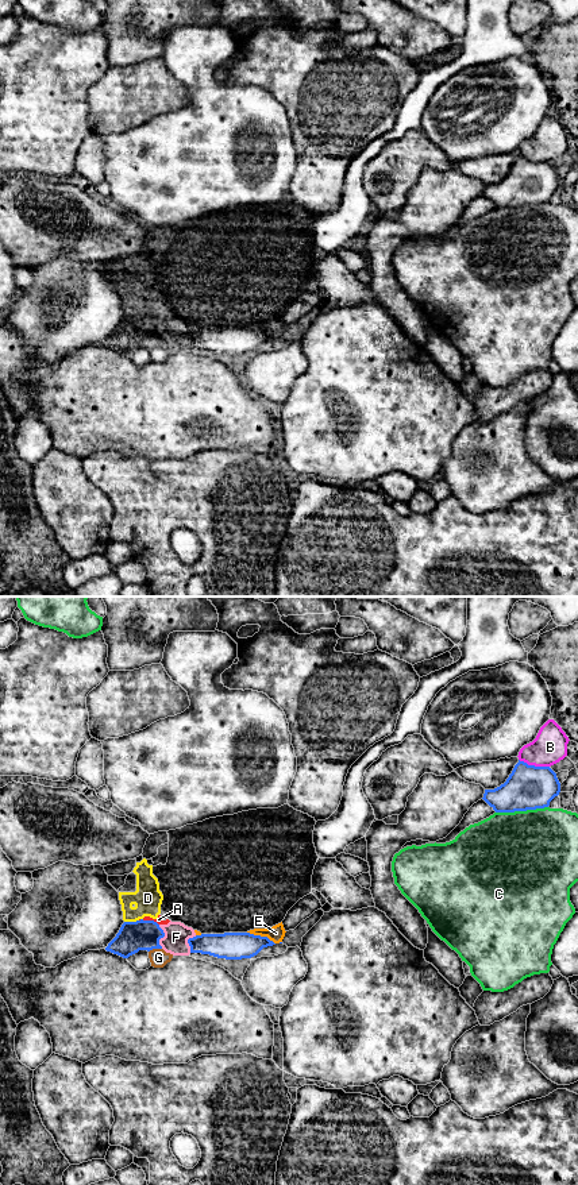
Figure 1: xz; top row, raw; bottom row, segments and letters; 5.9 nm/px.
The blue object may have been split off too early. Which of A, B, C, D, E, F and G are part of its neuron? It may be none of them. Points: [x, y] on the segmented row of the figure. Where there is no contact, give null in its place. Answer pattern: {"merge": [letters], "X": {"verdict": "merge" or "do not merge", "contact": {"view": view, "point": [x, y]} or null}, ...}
{"merge": [], "A": {"verdict": "do not merge", "contact": {"view": "xz", "point": [149, 921]}}, "B": {"verdict": "do not merge", "contact": {"view": "xz", "point": [534, 765]}}, "C": {"verdict": "do not merge", "contact": {"view": "xz", "point": [521, 810]}}, "D": {"verdict": "do not merge", "contact": {"view": "xz", "point": [131, 922]}}, "E": {"verdict": "do not merge", "contact": {"view": "xz", "point": [259, 935]}}, "F": {"verdict": "do not merge", "contact": {"view": "xz", "point": [162, 937]}}, "G": {"verdict": "do not merge", "contact": {"view": "xz", "point": [154, 948]}}}

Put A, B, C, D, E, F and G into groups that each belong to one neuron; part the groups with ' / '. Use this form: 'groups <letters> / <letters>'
groups A D E F / B / C / G

